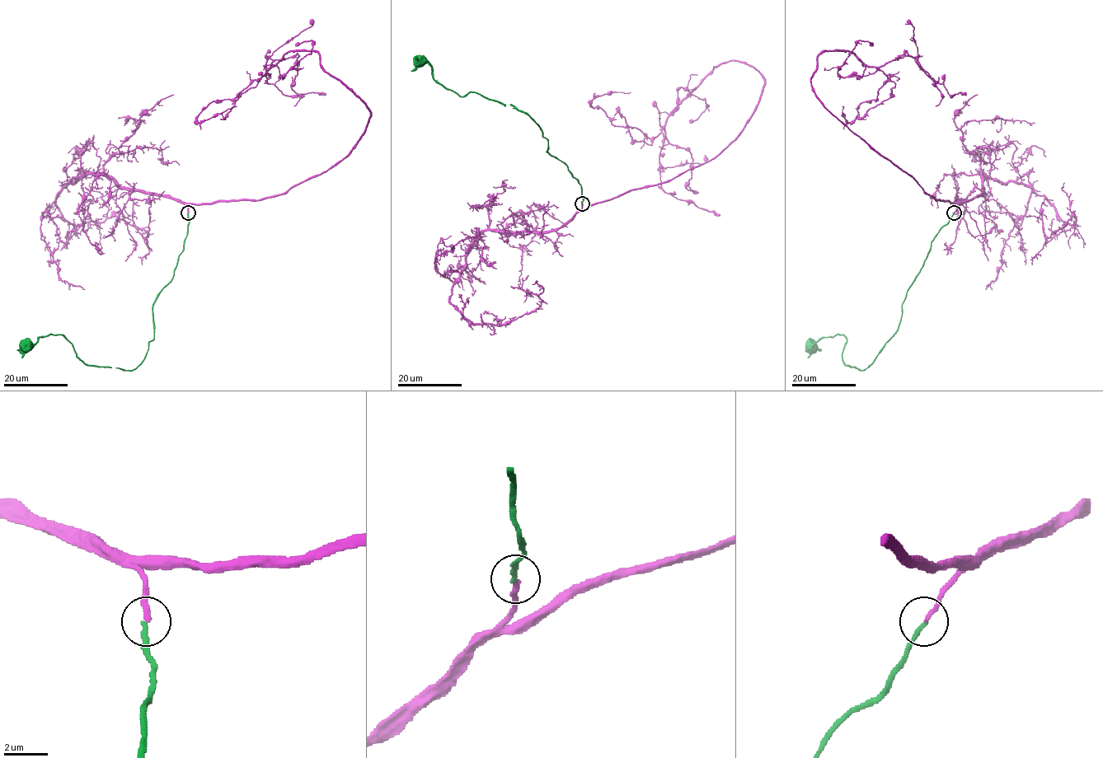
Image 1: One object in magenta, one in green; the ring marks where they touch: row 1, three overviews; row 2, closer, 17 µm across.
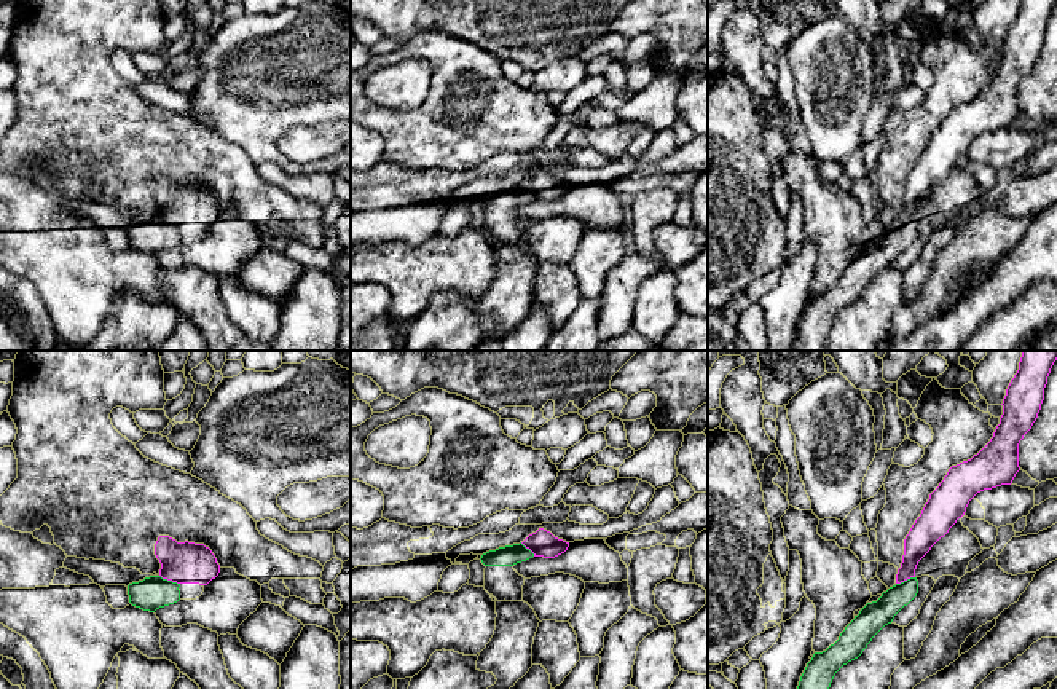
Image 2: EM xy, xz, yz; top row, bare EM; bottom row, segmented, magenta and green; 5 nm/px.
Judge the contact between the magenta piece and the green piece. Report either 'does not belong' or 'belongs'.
does not belong

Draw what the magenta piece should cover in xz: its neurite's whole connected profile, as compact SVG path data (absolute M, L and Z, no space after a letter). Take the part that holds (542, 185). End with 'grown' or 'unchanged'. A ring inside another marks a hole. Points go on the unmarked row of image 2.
M539 171L536 175L529 177L523 185L534 199L555 201L564 196L569 190L569 185L555 180L550 174Z; unchanged

